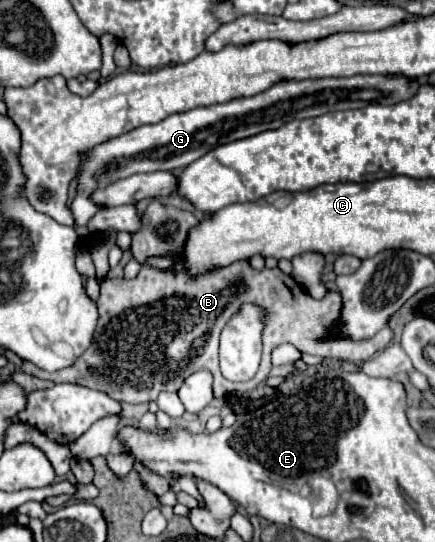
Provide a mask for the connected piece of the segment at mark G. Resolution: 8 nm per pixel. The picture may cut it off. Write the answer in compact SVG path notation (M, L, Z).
M357 74L351 78L321 78L321 80L283 80L279 84L275 84L271 90L251 96L251 98L235 98L231 102L225 104L213 104L213 106L203 106L203 108L191 108L187 112L177 112L167 116L165 120L157 122L157 124L143 124L127 134L121 134L117 138L109 138L101 144L97 144L95 148L87 150L81 154L81 164L77 170L77 196L71 202L71 212L75 218L77 226L85 226L87 220L99 212L101 206L97 206L91 200L91 194L99 188L107 188L109 184L133 176L133 174L145 174L145 172L157 172L157 170L179 170L189 166L191 162L195 162L197 158L201 158L203 154L207 154L209 150L239 140L239 138L247 138L265 130L275 130L295 118L313 118L313 116L321 116L325 112L333 112L333 110L351 110L351 108L365 108L367 104L399 104L405 100L411 100L417 92L419 92L419 82L415 78L407 78L407 76L397 76L397 74L379 74L379 76L367 76L367 74Z

